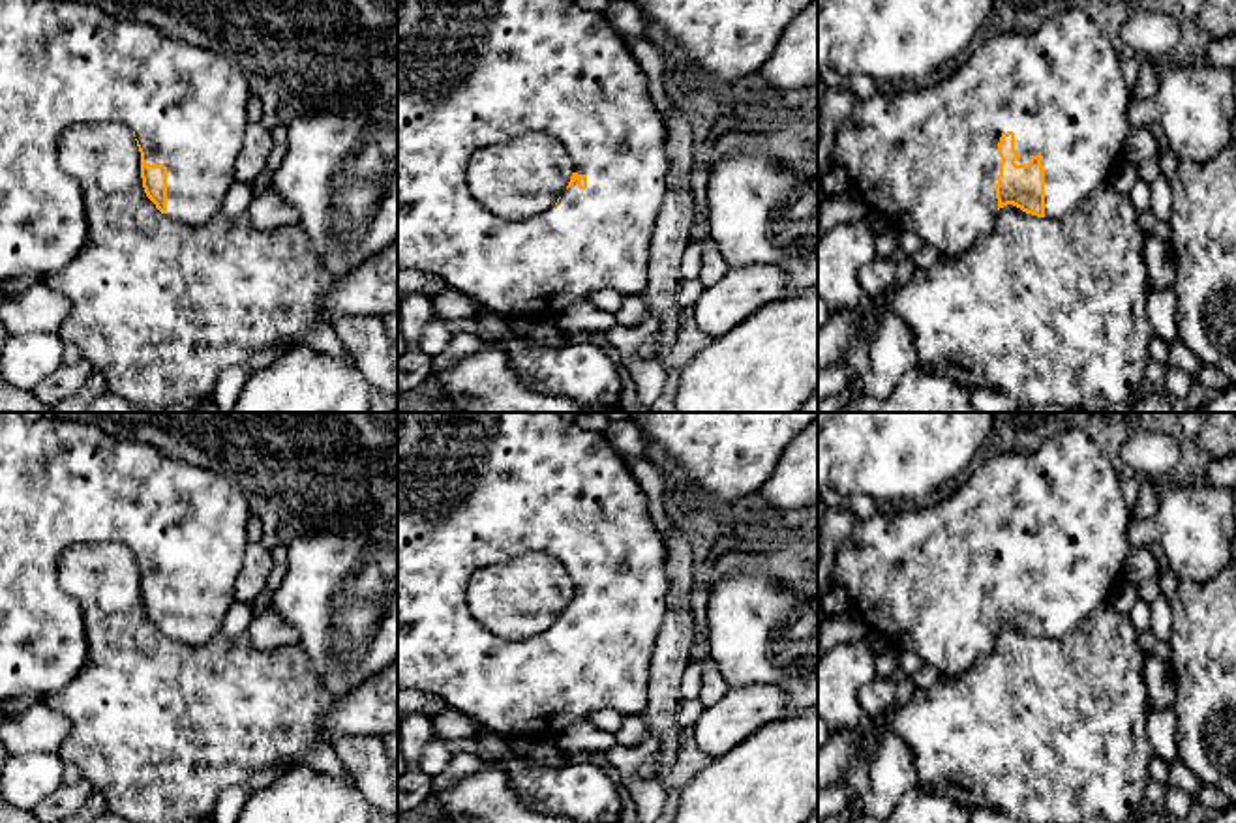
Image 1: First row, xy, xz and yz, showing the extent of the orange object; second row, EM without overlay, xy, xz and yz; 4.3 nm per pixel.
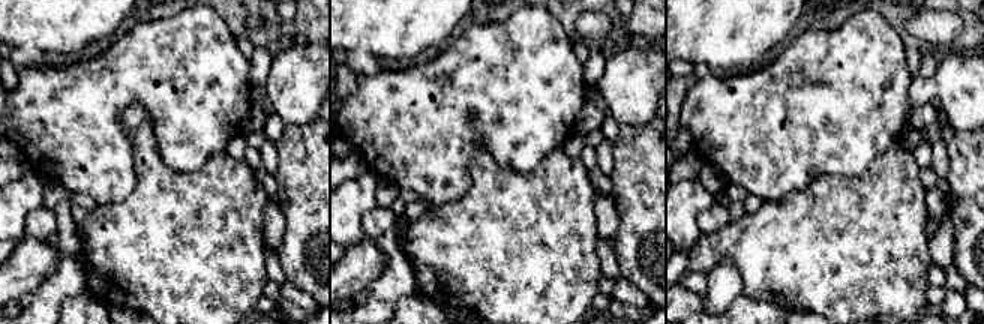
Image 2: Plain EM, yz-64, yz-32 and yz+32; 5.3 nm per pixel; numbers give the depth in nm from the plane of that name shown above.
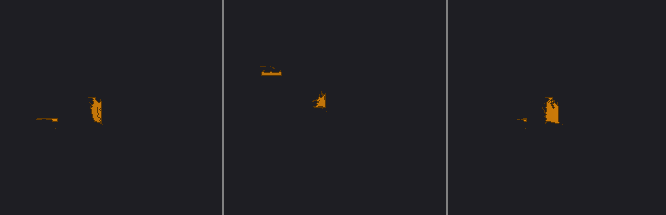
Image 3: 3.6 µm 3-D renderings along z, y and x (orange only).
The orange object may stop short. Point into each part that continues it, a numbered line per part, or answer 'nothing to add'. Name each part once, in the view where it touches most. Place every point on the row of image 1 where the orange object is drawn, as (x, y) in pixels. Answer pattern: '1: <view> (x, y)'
1: yz (925, 160)

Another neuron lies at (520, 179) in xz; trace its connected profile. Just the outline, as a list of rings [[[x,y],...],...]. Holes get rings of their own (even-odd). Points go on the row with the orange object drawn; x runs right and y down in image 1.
[[[527,133],[480,148],[469,161],[469,191],[495,216],[523,221],[548,212],[574,172],[565,146],[546,133]]]

